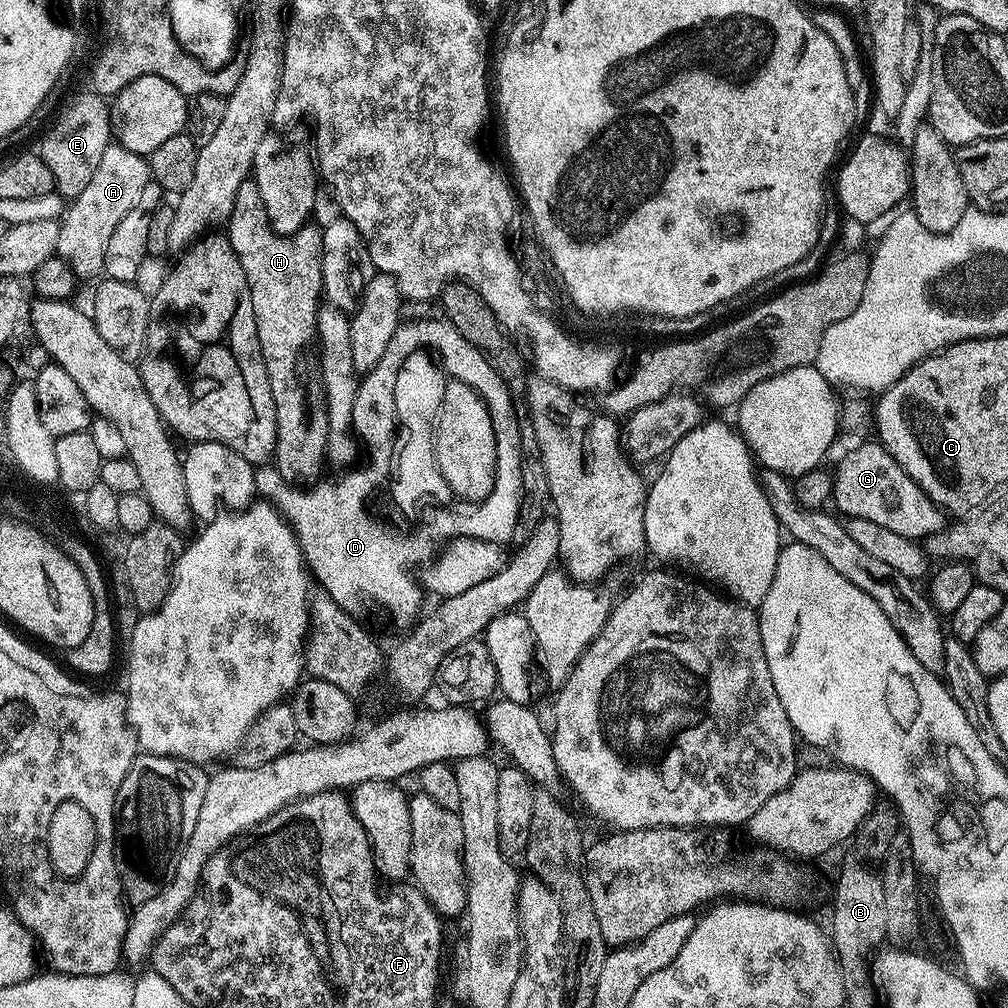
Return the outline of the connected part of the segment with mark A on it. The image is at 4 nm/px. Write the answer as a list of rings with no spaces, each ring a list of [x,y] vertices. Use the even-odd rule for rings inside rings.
[[[119,142],[109,144],[106,154],[102,154],[94,169],[94,178],[90,178],[86,190],[82,190],[82,194],[74,197],[65,207],[58,221],[60,229],[56,255],[68,264],[73,275],[77,278],[99,277],[103,273],[110,237],[114,235],[114,230],[118,230],[118,222],[122,222],[122,218],[134,210],[142,190],[146,190],[149,182],[149,161],[145,157],[126,150]]]

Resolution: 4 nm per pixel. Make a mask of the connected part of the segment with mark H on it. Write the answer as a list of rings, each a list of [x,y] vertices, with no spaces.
[[[249,178],[238,186],[232,215],[226,221],[226,235],[232,242],[238,262],[242,262],[242,270],[246,270],[250,302],[254,302],[252,323],[256,325],[258,334],[258,356],[264,362],[270,394],[274,398],[274,465],[277,474],[293,486],[315,485],[326,465],[328,427],[324,399],[317,394],[318,376],[314,371],[314,356],[308,353],[308,347],[311,344],[313,347],[317,337],[316,317],[324,291],[324,233],[312,222],[303,224],[288,236],[277,233],[268,223],[268,215],[262,206],[262,194],[258,194],[255,179]]]

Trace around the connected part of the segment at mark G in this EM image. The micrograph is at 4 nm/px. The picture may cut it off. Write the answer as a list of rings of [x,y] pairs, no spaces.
[[[879,442],[860,444],[850,449],[841,458],[836,474],[831,479],[831,499],[844,511],[845,517],[857,516],[869,522],[878,522],[878,526],[886,526],[886,530],[894,530],[894,534],[902,534],[914,541],[933,536],[946,527],[945,513],[940,505],[935,504],[914,483],[906,470]]]

